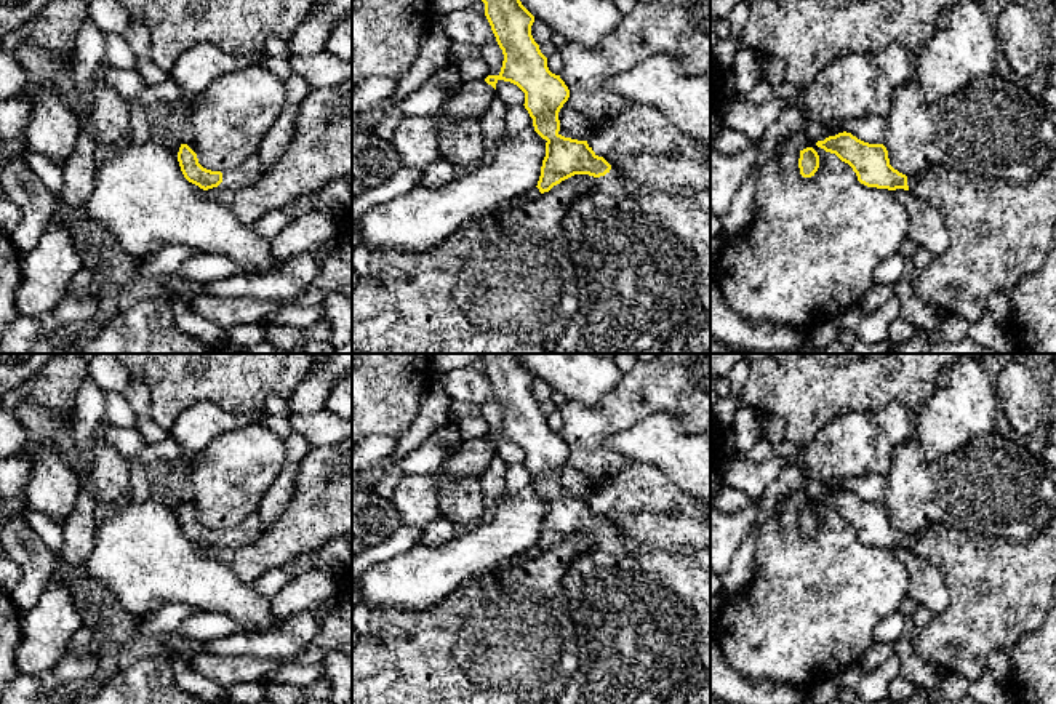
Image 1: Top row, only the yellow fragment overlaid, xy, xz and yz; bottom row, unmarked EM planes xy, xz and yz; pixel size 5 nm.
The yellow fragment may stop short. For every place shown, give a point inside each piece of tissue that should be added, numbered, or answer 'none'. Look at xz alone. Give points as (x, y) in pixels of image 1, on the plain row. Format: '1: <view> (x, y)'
1: xz (642, 620)

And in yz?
1: yz (1000, 591)

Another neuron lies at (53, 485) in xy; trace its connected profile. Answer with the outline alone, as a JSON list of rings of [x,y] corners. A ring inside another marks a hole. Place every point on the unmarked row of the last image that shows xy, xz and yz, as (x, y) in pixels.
[[[43,446],[30,462],[26,493],[29,509],[62,525],[75,506],[78,491],[78,477],[72,466],[58,450]]]

